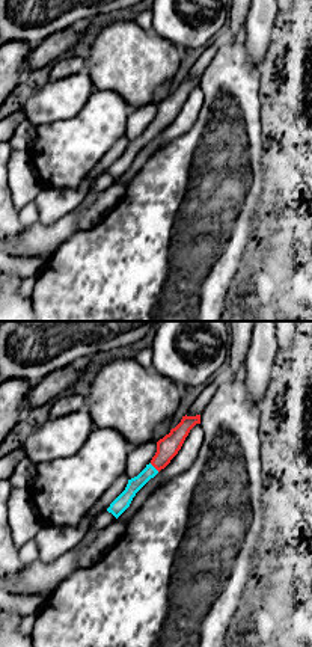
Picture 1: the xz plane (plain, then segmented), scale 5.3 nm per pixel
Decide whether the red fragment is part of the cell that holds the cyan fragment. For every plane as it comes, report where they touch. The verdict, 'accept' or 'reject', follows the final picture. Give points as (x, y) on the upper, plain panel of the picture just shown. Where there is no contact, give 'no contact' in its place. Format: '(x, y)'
(152, 128)

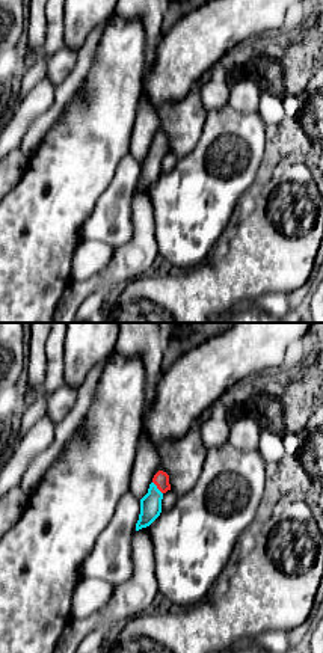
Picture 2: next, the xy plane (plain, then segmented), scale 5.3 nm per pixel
(156, 150)

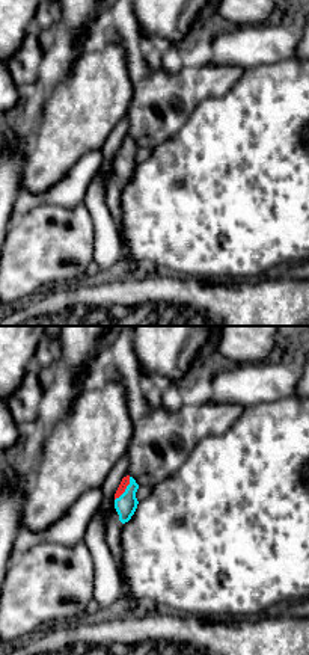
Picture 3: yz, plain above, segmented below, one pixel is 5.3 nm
(125, 151)

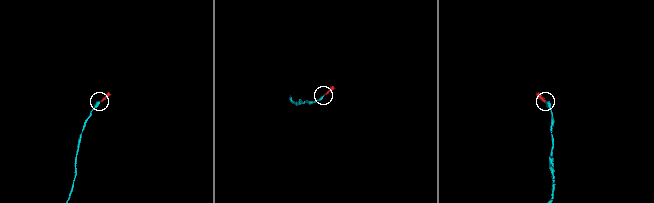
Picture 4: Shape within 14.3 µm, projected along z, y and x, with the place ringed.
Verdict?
accept

